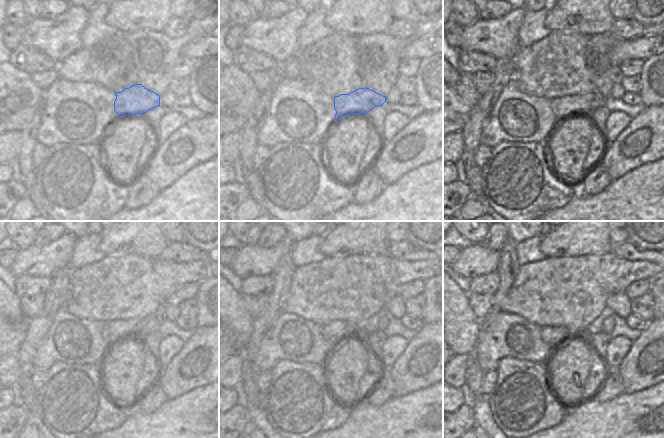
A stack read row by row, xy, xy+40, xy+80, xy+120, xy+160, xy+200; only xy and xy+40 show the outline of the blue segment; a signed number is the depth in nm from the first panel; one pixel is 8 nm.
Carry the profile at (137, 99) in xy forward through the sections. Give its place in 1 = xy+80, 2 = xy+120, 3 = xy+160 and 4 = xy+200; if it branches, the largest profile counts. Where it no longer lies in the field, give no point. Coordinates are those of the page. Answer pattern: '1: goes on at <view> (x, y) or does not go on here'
1: goes on at xy+80 (565, 106)
2: goes on at xy+120 (113, 331)
3: goes on at xy+160 (333, 332)
4: goes on at xy+200 (552, 335)

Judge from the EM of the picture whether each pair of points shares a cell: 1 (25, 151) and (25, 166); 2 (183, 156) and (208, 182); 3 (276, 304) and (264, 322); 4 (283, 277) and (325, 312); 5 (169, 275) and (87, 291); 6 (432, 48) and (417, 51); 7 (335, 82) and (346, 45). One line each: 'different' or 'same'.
1: same
2: different
3: same
4: different
5: same
6: same
7: same

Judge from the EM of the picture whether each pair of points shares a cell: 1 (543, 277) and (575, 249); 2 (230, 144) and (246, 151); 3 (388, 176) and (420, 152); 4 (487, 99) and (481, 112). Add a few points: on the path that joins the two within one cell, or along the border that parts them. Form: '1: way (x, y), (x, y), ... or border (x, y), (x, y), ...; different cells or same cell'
1: border (589, 255), (546, 258); different cells
2: border (237, 132), (239, 135), (240, 157); different cells
3: way (396, 168), (409, 156), (412, 156); same cell
4: way (486, 102), (483, 109); same cell

